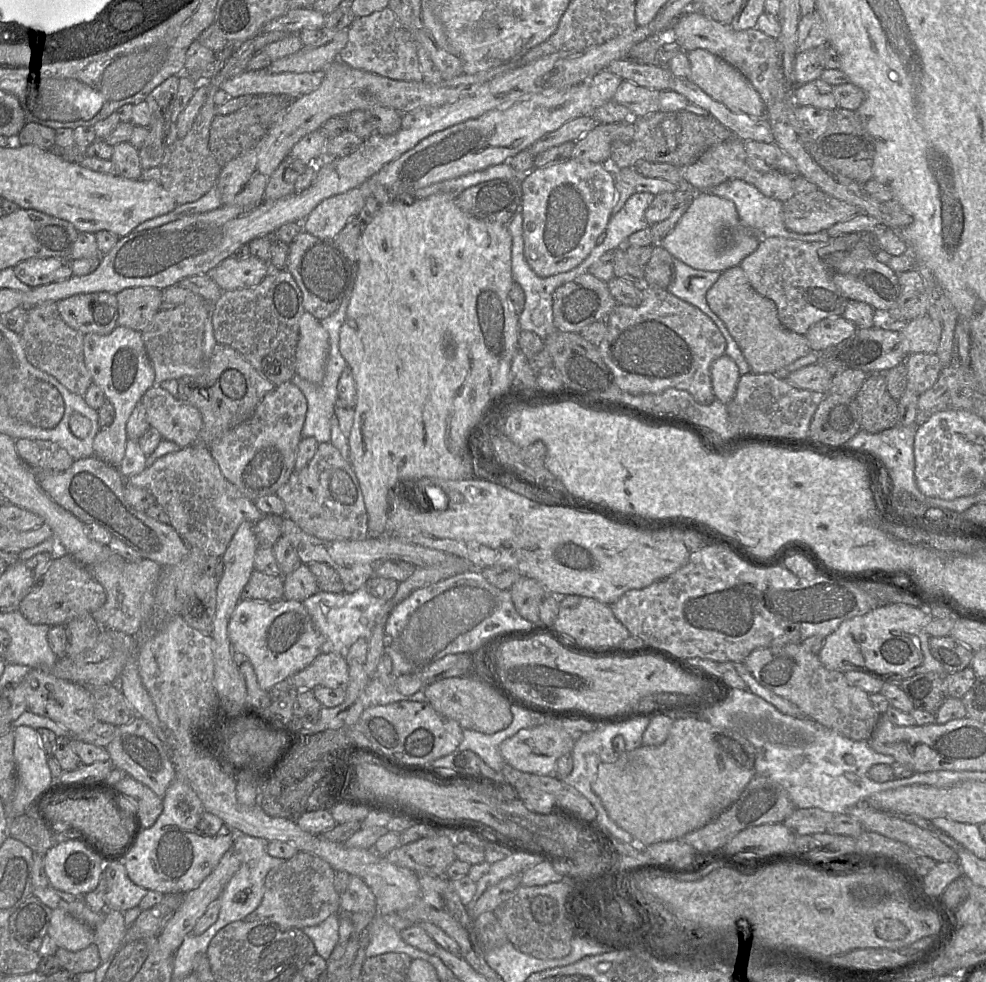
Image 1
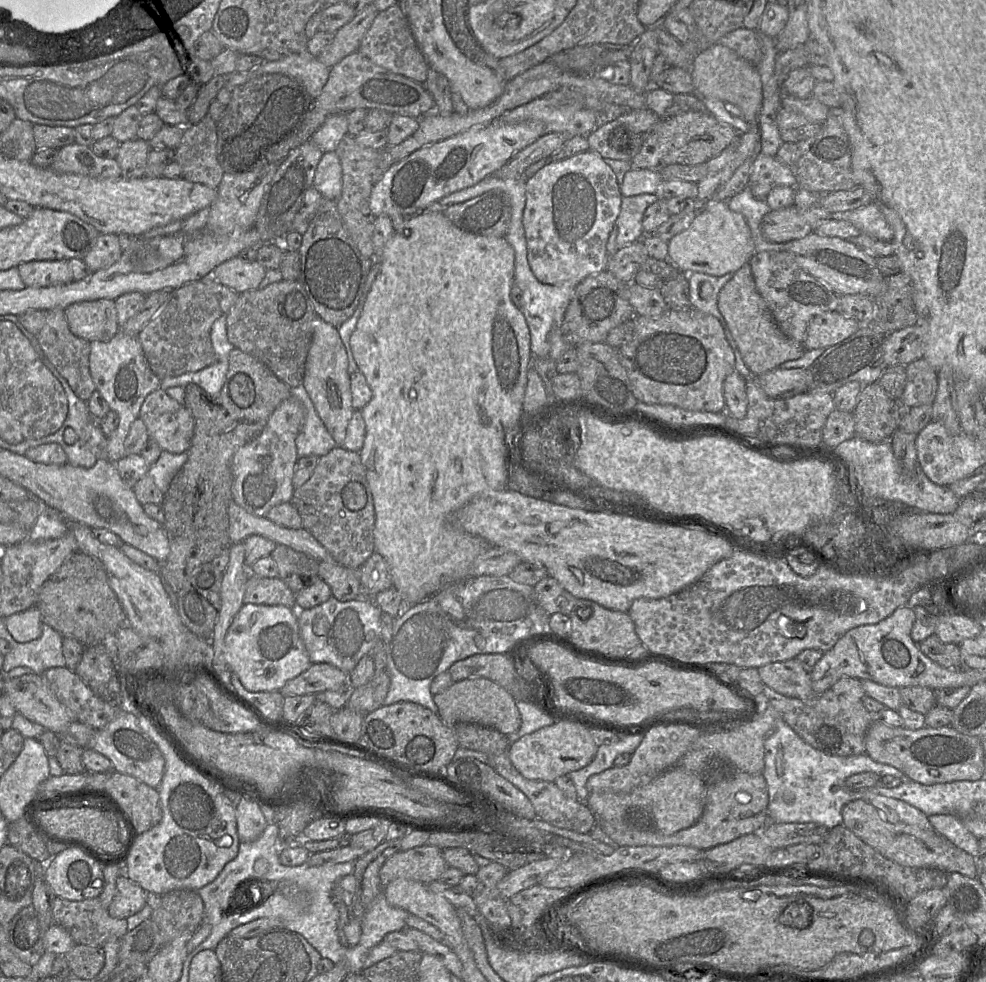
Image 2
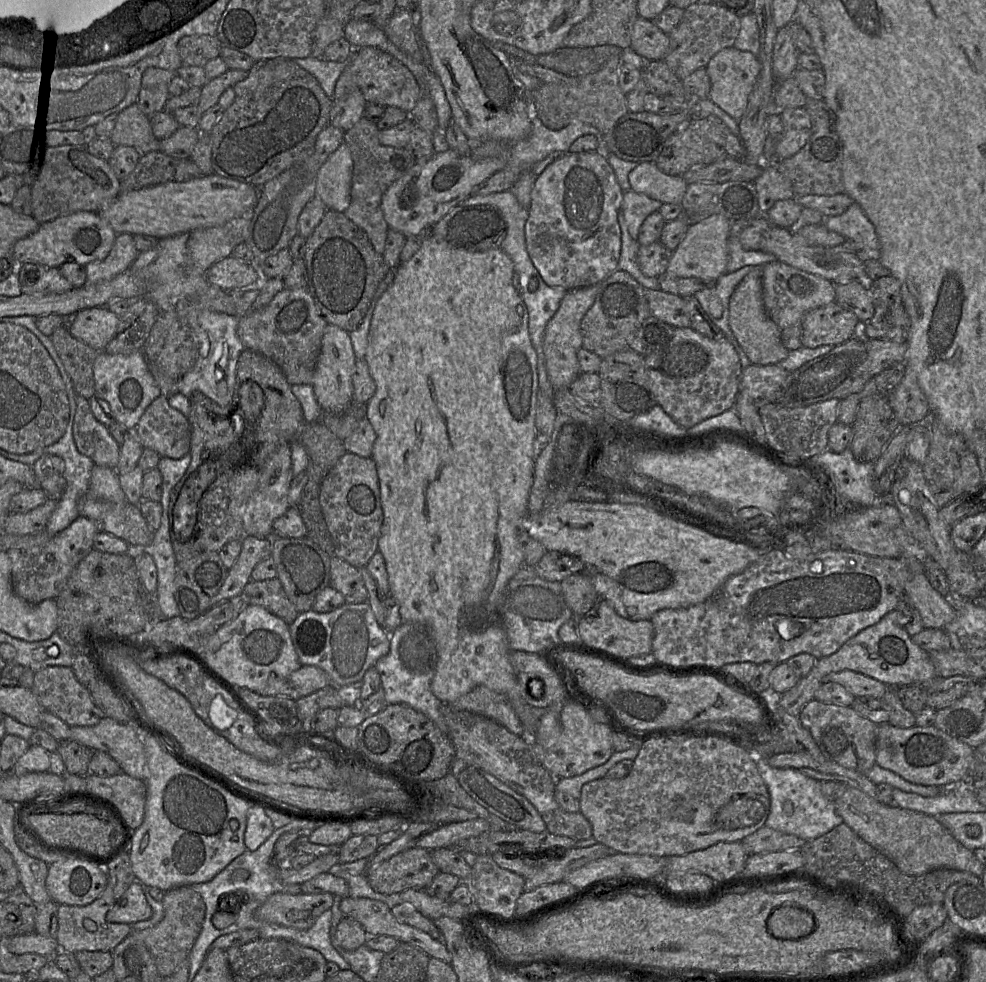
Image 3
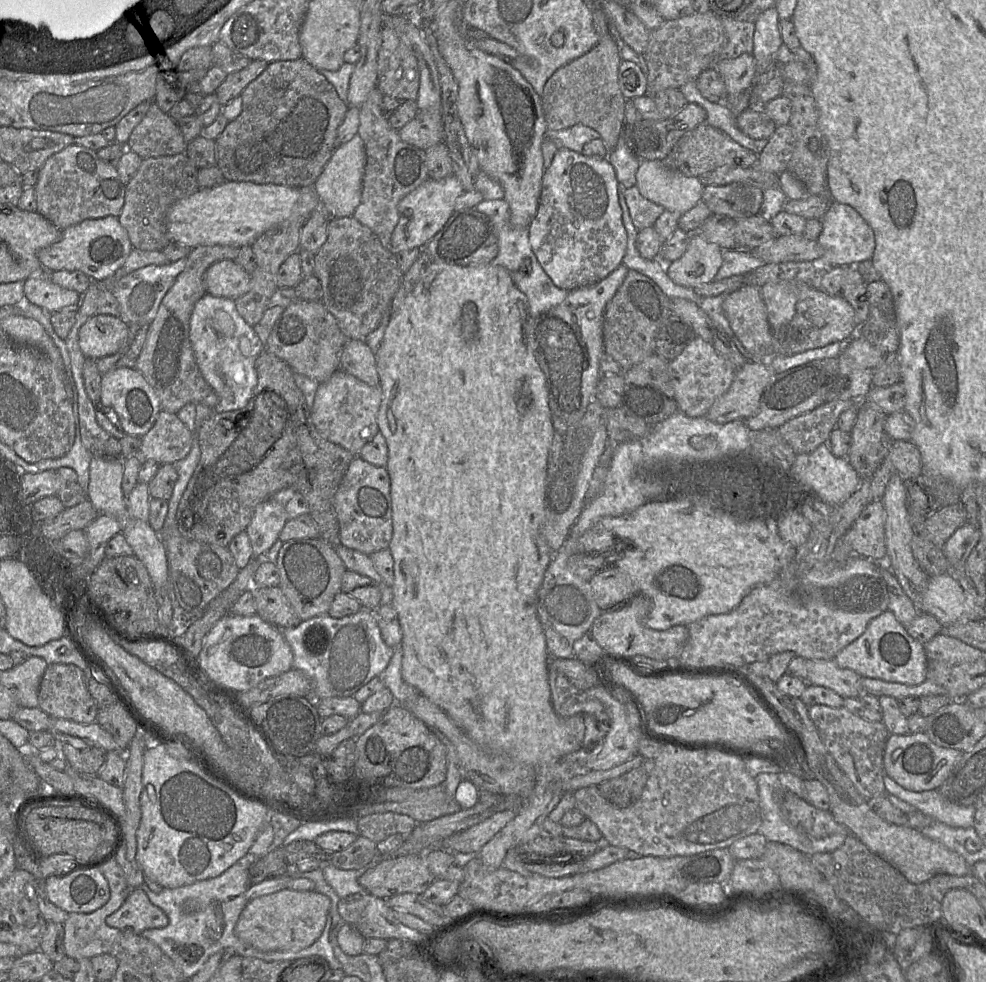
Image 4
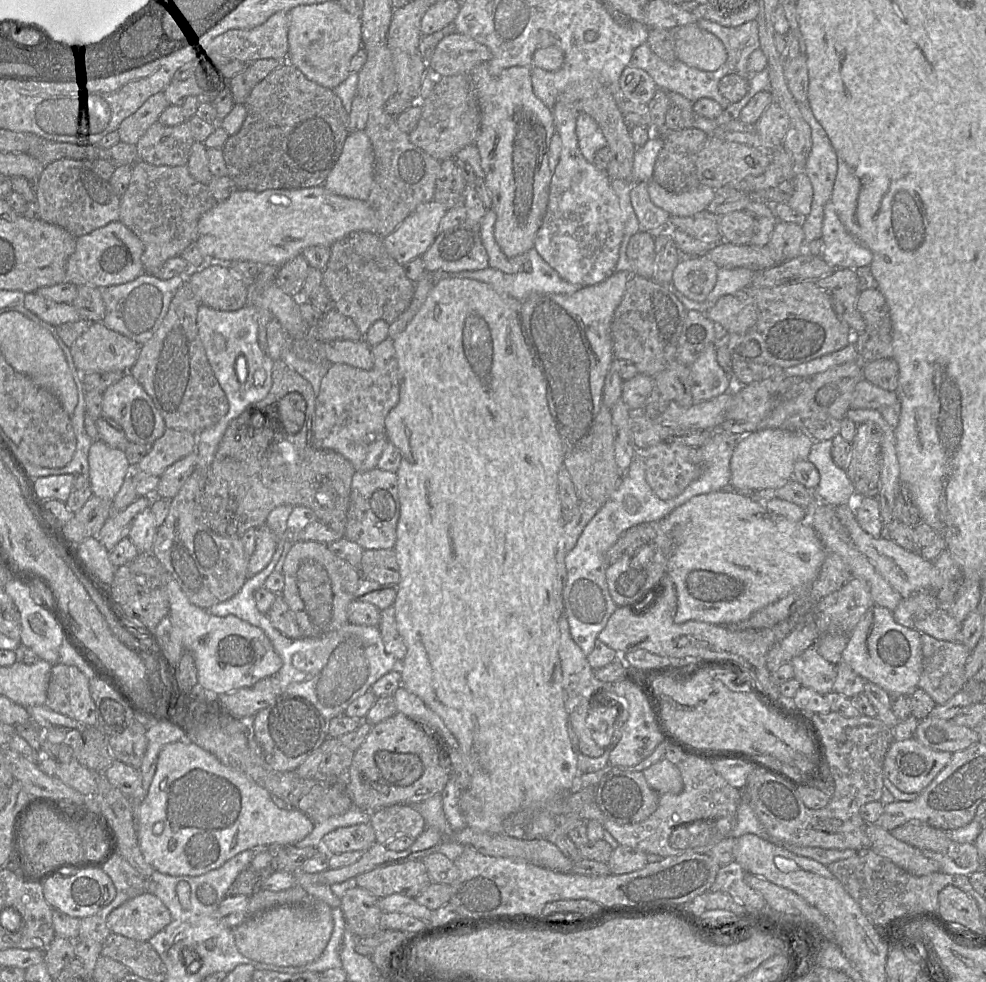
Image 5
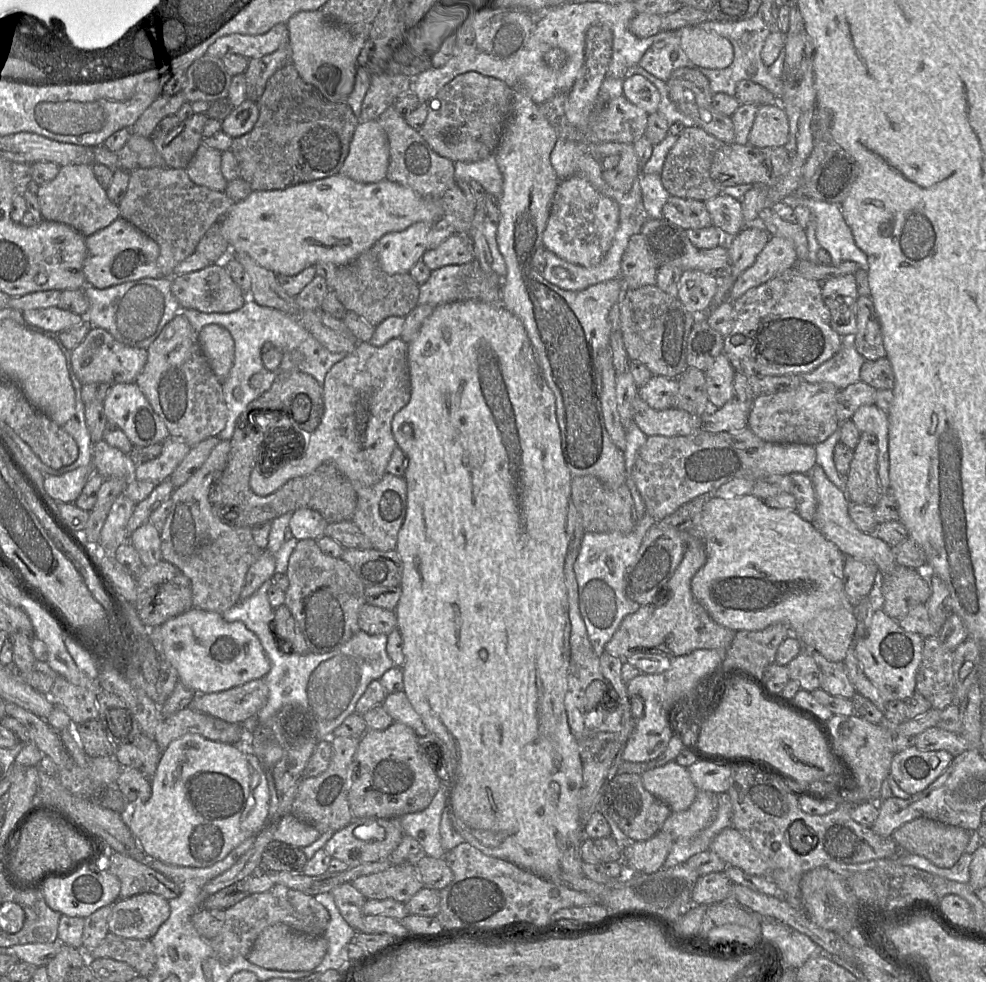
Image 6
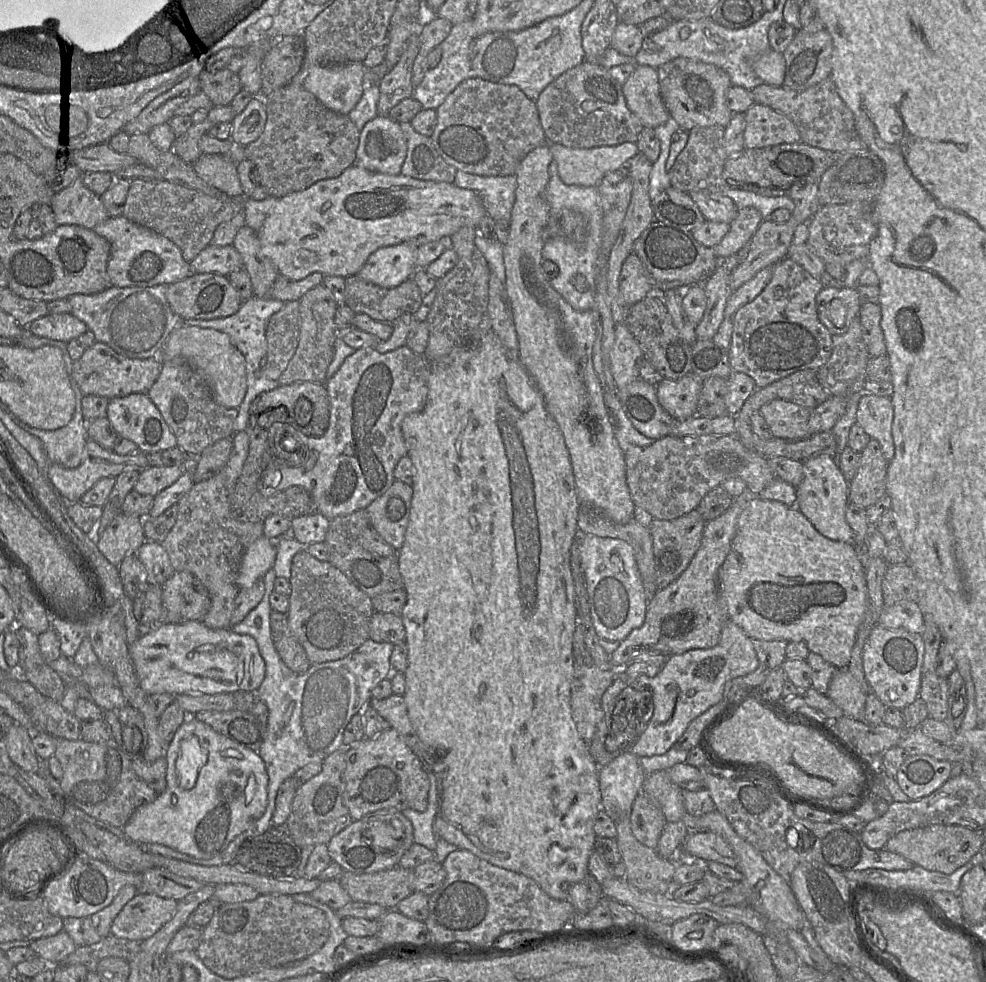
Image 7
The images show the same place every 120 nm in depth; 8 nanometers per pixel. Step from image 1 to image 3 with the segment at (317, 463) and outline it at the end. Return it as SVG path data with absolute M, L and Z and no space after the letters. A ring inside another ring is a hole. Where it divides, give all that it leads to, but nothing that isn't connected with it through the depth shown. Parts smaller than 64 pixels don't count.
M350 452L344 454L324 477L319 502L334 545L334 556L356 568L366 567L378 551L383 523L379 479L373 459Z

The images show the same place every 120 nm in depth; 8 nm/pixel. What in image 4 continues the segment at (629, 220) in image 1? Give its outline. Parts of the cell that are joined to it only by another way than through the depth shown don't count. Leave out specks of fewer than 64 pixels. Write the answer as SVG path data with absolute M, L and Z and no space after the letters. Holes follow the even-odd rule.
M633 186L623 193L631 219L638 231L654 226L665 208L644 198L639 189Z

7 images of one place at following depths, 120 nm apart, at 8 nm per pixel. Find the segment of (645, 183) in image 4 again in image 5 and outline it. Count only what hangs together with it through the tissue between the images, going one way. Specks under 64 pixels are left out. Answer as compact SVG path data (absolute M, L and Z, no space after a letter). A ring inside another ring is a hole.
M654 179L648 181L651 201L670 216L689 217L707 209L717 192L711 187L700 185L690 191L673 193L660 186Z

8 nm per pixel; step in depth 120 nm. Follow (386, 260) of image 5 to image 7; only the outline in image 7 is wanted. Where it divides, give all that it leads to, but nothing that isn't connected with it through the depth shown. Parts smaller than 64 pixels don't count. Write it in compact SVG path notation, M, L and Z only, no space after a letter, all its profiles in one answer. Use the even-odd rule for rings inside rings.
M357 274L345 278L345 303L355 314L366 314L373 320L392 324L403 314L415 315L423 295L412 278L393 288L382 288L361 279Z

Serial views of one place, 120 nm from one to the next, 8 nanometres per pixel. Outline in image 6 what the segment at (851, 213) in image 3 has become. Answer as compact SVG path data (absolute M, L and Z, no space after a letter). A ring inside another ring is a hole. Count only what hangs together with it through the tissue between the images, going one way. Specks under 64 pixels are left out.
M788 195L782 199L791 208L805 206L811 212L811 218L816 223L816 238L819 248L826 250L833 266L851 261L858 264L860 269L868 271L866 254L858 248L846 224L840 205L827 203L810 198L799 198Z

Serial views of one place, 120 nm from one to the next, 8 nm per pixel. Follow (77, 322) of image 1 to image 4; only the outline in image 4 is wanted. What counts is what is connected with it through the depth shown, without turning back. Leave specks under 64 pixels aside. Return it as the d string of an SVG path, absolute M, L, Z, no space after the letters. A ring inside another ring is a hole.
M95 314L80 327L78 344L86 359L97 360L124 348L128 335L128 325L119 316Z

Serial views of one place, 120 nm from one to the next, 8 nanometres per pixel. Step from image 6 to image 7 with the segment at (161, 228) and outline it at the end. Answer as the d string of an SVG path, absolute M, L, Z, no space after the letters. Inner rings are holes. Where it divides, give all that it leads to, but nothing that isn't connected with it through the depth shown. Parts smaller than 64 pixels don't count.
M137 178L130 181L122 216L172 241L181 250L184 260L190 263L210 244L219 224L243 212L244 197L232 199L232 202L224 202L167 180Z

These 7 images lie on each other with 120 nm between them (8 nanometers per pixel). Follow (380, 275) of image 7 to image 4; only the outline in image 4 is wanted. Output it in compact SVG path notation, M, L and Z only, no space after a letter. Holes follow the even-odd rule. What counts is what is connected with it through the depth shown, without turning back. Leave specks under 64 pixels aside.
M449 176L441 180L428 179L406 195L398 204L399 221L392 233L391 251L423 249L444 227L454 212L456 199L464 192L457 177Z

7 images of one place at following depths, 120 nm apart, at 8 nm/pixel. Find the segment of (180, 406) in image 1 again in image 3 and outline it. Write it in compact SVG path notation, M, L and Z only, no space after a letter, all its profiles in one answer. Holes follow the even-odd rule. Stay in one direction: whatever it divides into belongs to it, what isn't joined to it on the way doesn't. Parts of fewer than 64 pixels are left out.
M164 395L155 398L145 409L136 433L143 448L156 451L160 457L180 459L189 453L189 419L172 408Z

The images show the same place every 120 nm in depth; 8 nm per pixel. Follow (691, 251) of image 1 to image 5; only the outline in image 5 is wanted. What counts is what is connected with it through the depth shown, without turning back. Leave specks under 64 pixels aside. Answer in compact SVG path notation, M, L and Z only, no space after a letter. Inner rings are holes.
M705 254L686 256L677 264L672 283L687 298L704 302L715 286L718 269Z

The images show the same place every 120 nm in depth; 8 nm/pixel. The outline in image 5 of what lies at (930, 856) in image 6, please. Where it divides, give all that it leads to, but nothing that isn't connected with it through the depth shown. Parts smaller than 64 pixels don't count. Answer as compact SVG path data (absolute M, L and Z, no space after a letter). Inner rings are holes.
M911 820L889 832L894 838L921 851L946 854L952 843L952 839L946 831L919 820Z

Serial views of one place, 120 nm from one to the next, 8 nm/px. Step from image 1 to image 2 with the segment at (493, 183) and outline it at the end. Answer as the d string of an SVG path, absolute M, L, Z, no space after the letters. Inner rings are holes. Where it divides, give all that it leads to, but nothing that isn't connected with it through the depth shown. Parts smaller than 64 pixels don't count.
M490 190L465 202L451 204L442 212L467 234L504 237L510 225L511 203L505 192Z

